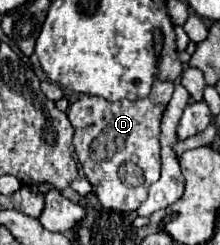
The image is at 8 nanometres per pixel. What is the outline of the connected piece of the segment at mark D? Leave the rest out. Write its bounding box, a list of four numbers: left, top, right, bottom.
[67,80,173,212]

